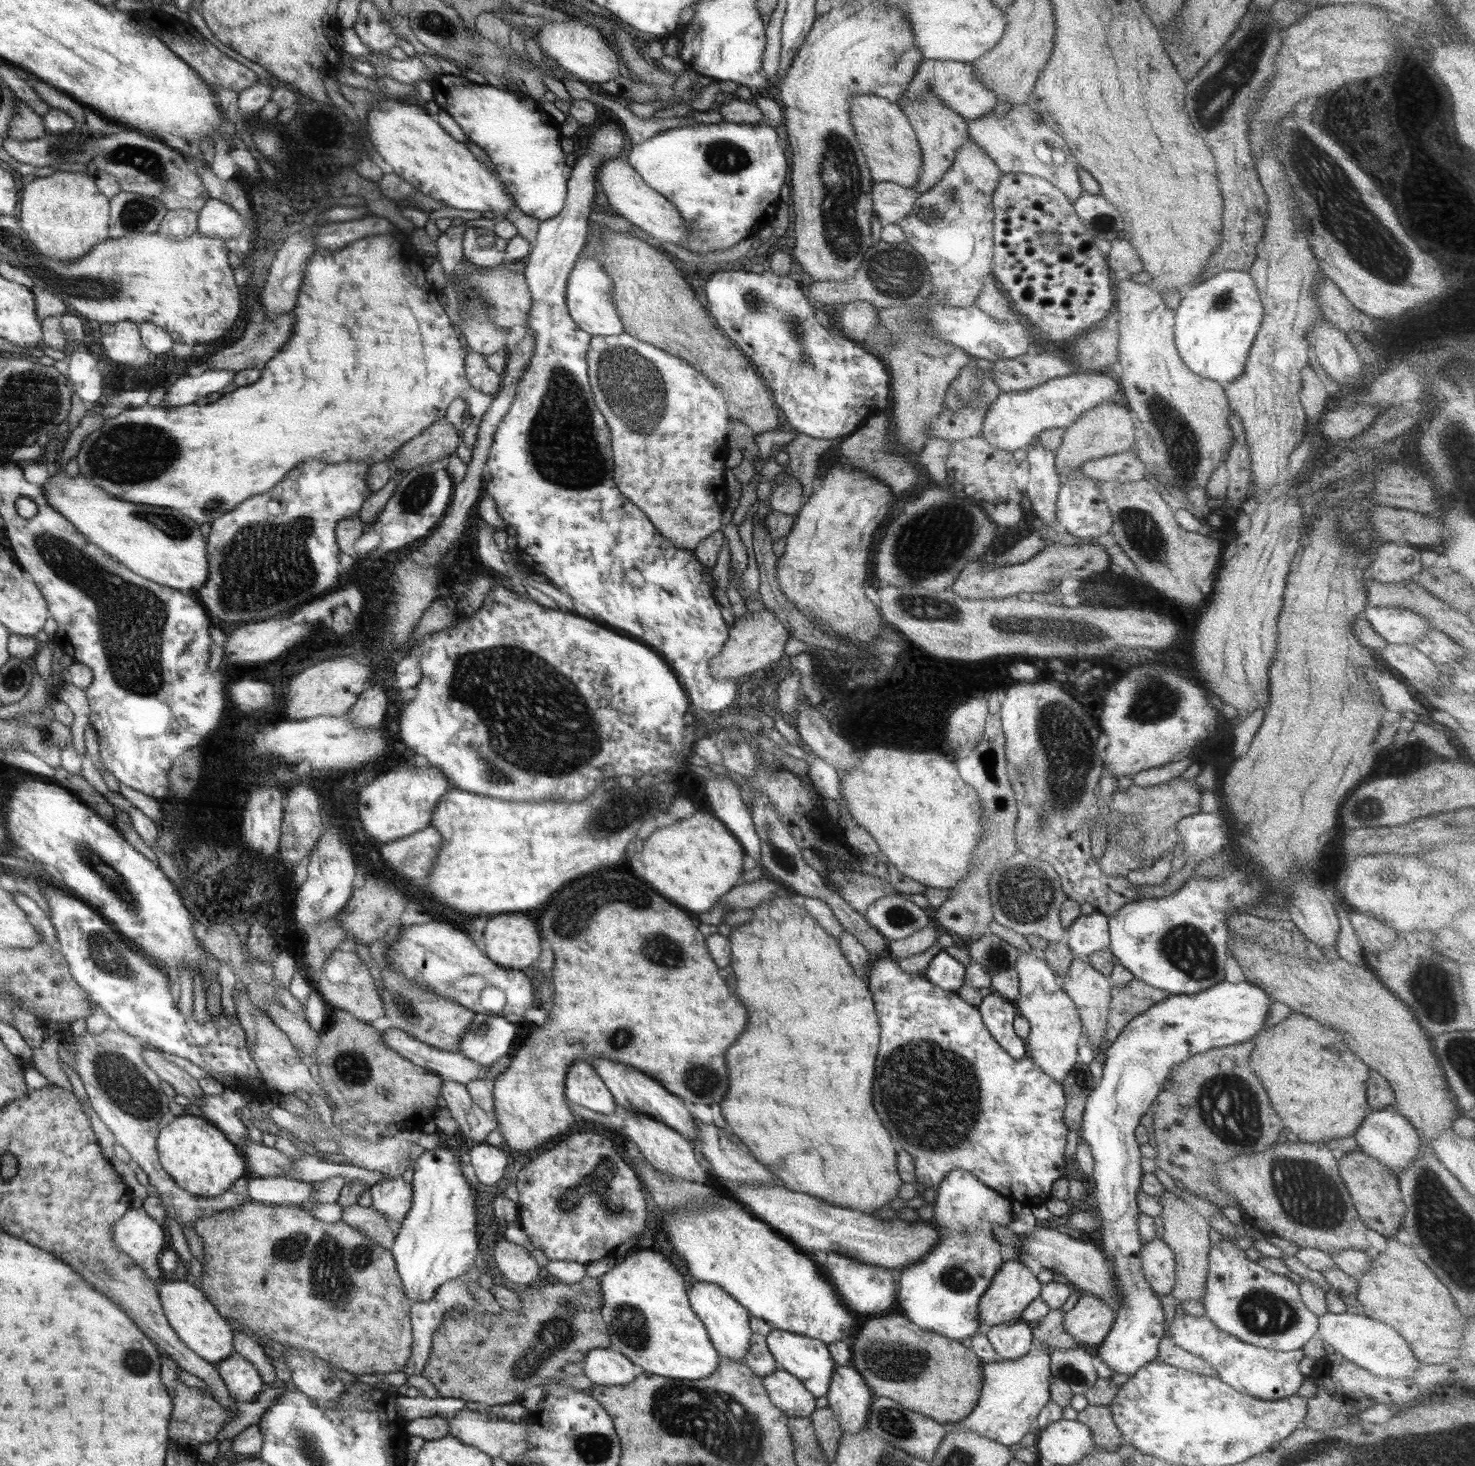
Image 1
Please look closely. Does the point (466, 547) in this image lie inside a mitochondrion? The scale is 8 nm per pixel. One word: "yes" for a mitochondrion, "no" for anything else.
no

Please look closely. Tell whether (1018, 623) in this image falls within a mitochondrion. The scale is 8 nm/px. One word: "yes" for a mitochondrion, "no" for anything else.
yes

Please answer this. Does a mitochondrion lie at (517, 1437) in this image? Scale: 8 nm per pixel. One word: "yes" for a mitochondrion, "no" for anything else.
no

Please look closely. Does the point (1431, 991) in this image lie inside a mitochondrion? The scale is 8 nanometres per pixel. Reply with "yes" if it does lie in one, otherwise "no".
yes

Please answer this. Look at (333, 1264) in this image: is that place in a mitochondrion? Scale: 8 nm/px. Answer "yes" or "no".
yes

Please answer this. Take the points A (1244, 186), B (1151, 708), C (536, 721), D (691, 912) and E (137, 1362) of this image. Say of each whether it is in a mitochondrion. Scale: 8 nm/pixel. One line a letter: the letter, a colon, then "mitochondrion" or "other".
A: other
B: mitochondrion
C: mitochondrion
D: other
E: mitochondrion

